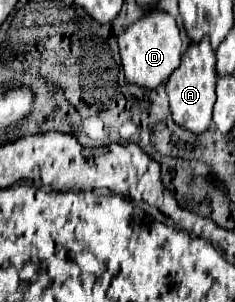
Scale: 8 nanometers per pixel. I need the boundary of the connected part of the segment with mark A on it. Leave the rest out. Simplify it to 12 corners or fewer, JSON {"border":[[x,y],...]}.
{"border":[[209,38],[191,44],[167,80],[175,124],[211,126],[217,84]]}

